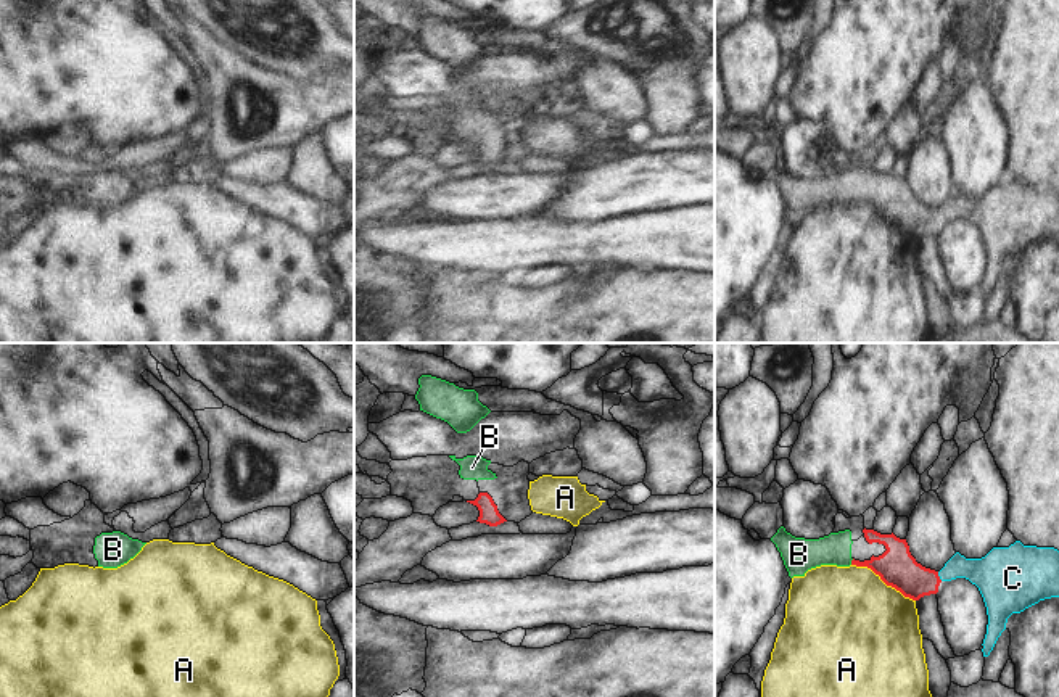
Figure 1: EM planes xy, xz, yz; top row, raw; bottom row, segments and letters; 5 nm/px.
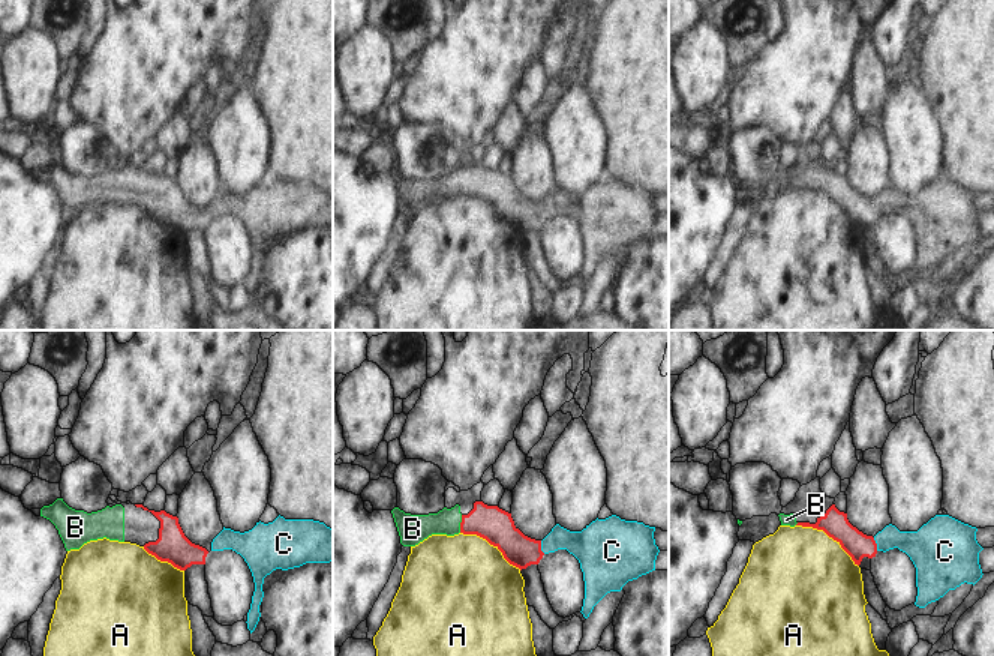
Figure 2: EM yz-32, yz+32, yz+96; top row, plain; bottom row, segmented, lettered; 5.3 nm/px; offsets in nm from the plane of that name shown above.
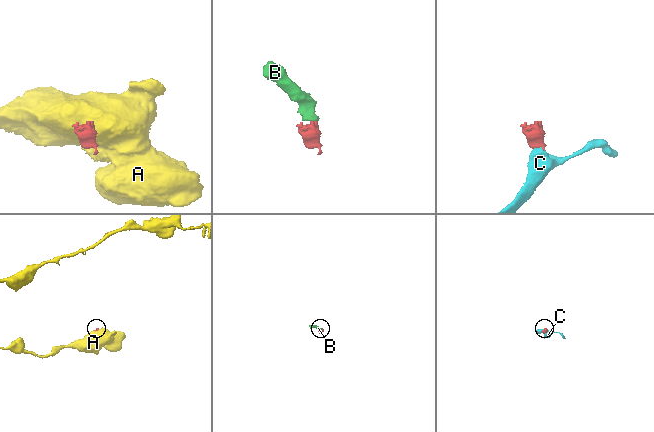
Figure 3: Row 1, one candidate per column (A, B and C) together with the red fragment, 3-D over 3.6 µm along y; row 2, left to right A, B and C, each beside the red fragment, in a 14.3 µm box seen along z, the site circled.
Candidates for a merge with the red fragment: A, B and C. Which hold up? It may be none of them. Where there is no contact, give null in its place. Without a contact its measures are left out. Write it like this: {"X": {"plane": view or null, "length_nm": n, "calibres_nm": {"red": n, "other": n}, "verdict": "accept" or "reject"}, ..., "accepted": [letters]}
{"A": {"plane": "yz", "length_nm": 380, "calibres_nm": {"red": 190, "other": 500}, "verdict": "reject"}, "B": {"plane": "yz", "length_nm": 40, "calibres_nm": {"red": 190, "other": 160}, "verdict": "accept"}, "C": {"plane": "yz", "length_nm": 50, "calibres_nm": {"red": 190, "other": 180}, "verdict": "accept"}, "accepted": ["B", "C"]}

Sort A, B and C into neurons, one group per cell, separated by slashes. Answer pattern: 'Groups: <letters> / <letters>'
Groups: A / B C

